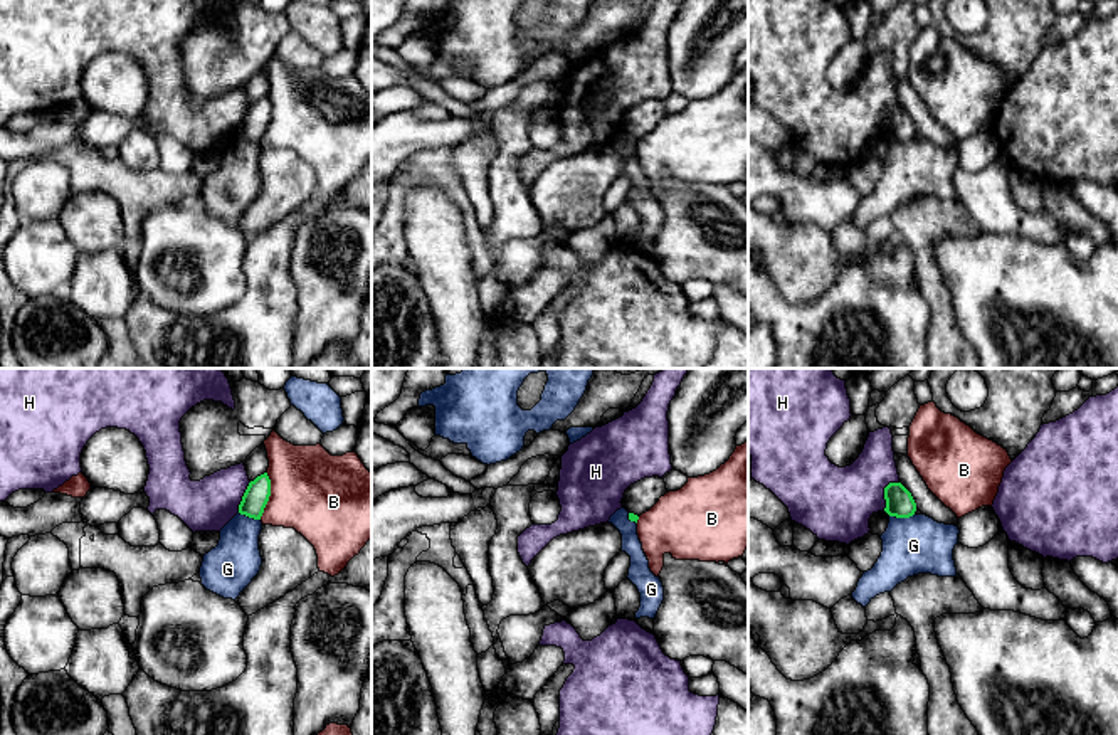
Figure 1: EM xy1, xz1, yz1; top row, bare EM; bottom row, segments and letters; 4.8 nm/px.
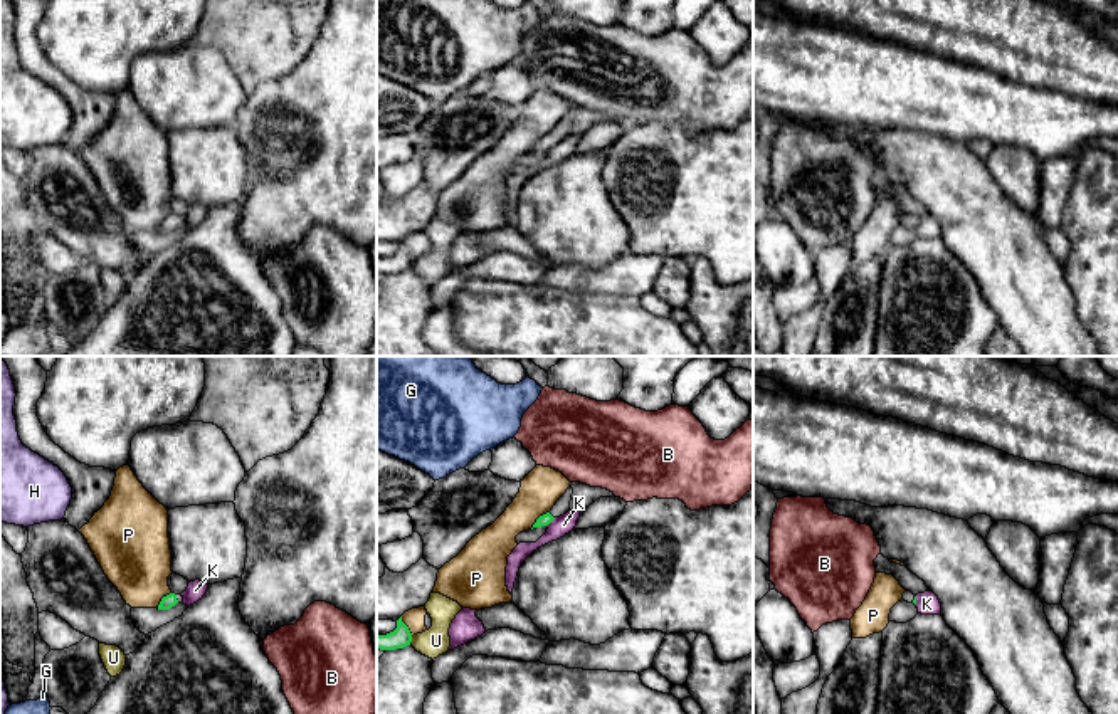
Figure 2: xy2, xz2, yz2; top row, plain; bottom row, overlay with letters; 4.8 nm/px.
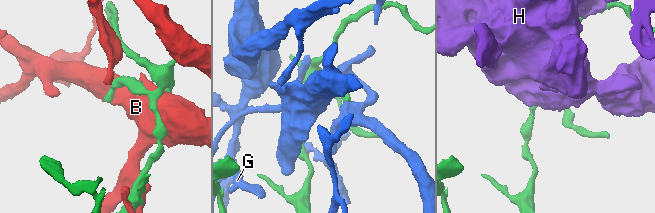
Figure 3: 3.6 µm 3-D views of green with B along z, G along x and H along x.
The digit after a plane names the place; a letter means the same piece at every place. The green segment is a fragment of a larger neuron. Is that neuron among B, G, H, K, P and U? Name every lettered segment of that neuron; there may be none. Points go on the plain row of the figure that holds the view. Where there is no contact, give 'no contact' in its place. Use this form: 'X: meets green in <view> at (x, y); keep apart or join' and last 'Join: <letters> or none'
B: meets green in xy1 at (269, 118); keep apart
G: meets green in yz1 at (901, 140); keep apart
H: meets green in yz1 at (885, 115); keep apart
K: meets green in xz2 at (550, 145); keep apart
P: meets green in xz2 at (538, 141); keep apart
U: meets green in xz2 at (411, 264); keep apart
Join: none

